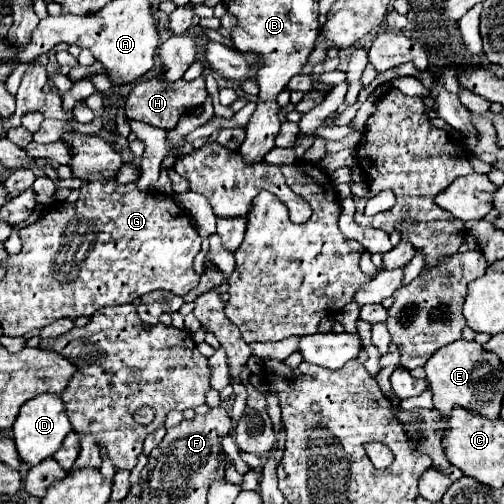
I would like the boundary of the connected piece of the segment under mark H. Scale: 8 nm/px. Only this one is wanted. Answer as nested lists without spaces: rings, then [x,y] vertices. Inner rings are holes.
[[[161,72],[161,74],[153,76],[153,78],[137,82],[133,86],[133,90],[127,96],[127,118],[169,130],[169,128],[175,128],[177,120],[183,114],[199,108],[205,98],[207,98],[207,88],[205,88],[203,78],[195,78],[195,80],[179,78],[177,82],[167,82],[165,74]]]

